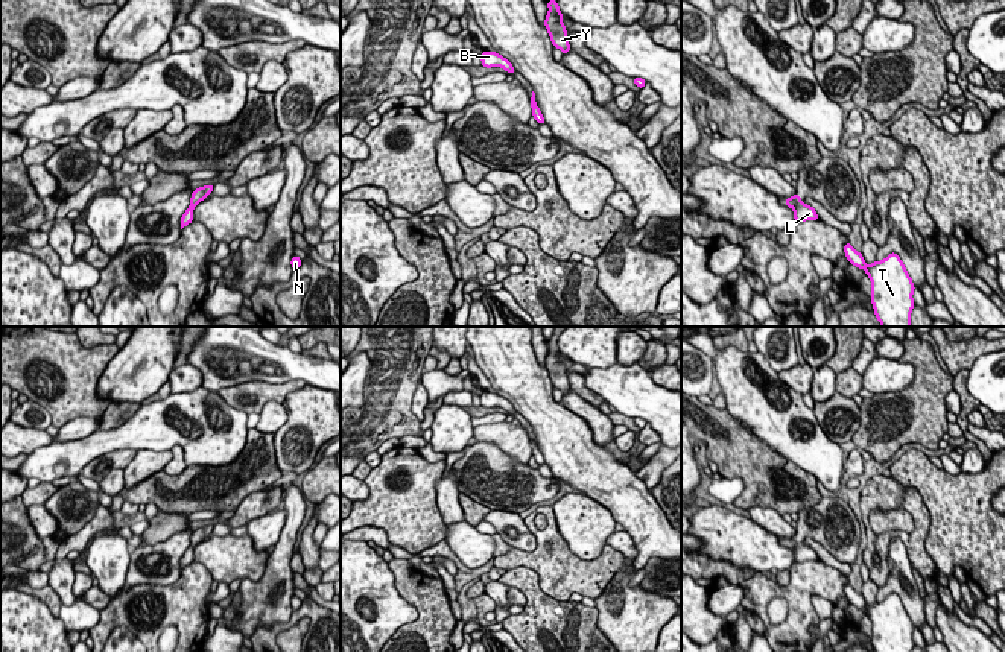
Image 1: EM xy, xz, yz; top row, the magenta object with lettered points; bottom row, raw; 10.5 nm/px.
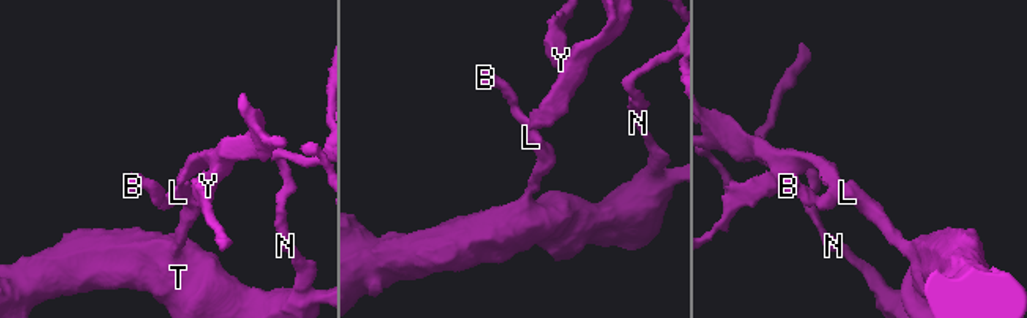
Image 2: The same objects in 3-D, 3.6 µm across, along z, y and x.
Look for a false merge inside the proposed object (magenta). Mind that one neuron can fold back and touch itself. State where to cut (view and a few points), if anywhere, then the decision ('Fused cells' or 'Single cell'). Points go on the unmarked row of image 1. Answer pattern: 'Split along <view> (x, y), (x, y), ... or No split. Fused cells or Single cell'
Split along yz (802, 543), (792, 547). Fused cells

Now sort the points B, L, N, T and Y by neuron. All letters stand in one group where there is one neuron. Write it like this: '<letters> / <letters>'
B L N T / Y

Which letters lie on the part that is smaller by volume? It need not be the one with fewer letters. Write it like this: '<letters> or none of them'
Y

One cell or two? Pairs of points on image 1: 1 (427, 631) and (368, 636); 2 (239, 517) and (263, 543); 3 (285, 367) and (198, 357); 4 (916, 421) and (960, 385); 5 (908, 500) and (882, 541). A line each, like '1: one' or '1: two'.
1: two
2: two
3: one
4: two
5: one

